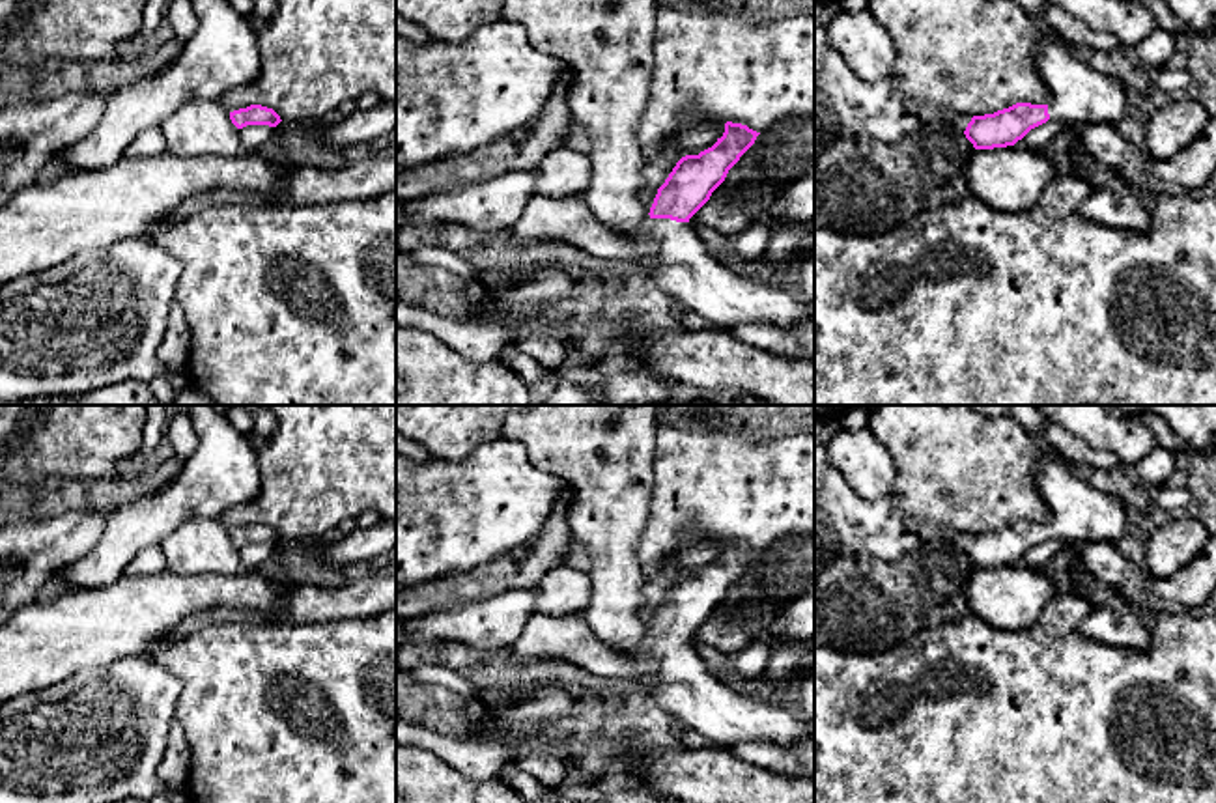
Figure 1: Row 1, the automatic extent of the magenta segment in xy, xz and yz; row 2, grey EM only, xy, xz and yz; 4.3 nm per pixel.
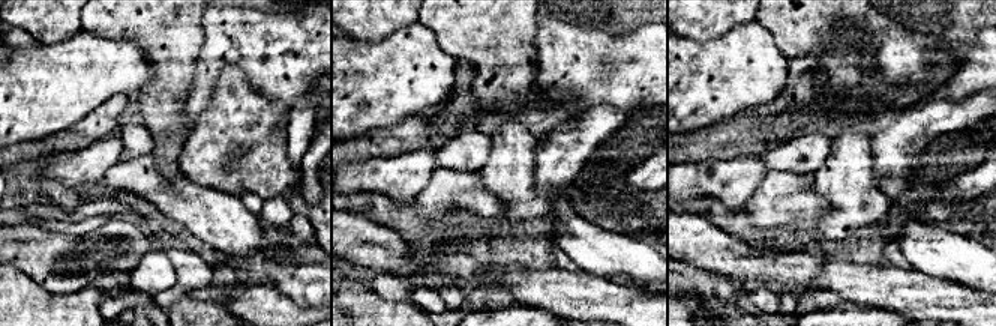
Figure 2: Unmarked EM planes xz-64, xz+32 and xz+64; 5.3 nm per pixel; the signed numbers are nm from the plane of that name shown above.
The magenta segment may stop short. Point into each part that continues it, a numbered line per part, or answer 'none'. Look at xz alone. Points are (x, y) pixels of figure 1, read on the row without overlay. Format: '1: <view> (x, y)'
1: xz (682, 684)

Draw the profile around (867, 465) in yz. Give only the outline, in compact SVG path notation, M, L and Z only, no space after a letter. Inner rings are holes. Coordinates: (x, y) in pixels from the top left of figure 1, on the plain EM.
M865 426L839 430L827 443L827 459L863 499L876 500L895 491L895 459Z

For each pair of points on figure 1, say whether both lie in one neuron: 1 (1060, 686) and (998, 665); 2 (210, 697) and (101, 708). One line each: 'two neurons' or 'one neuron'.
1: one neuron
2: two neurons

